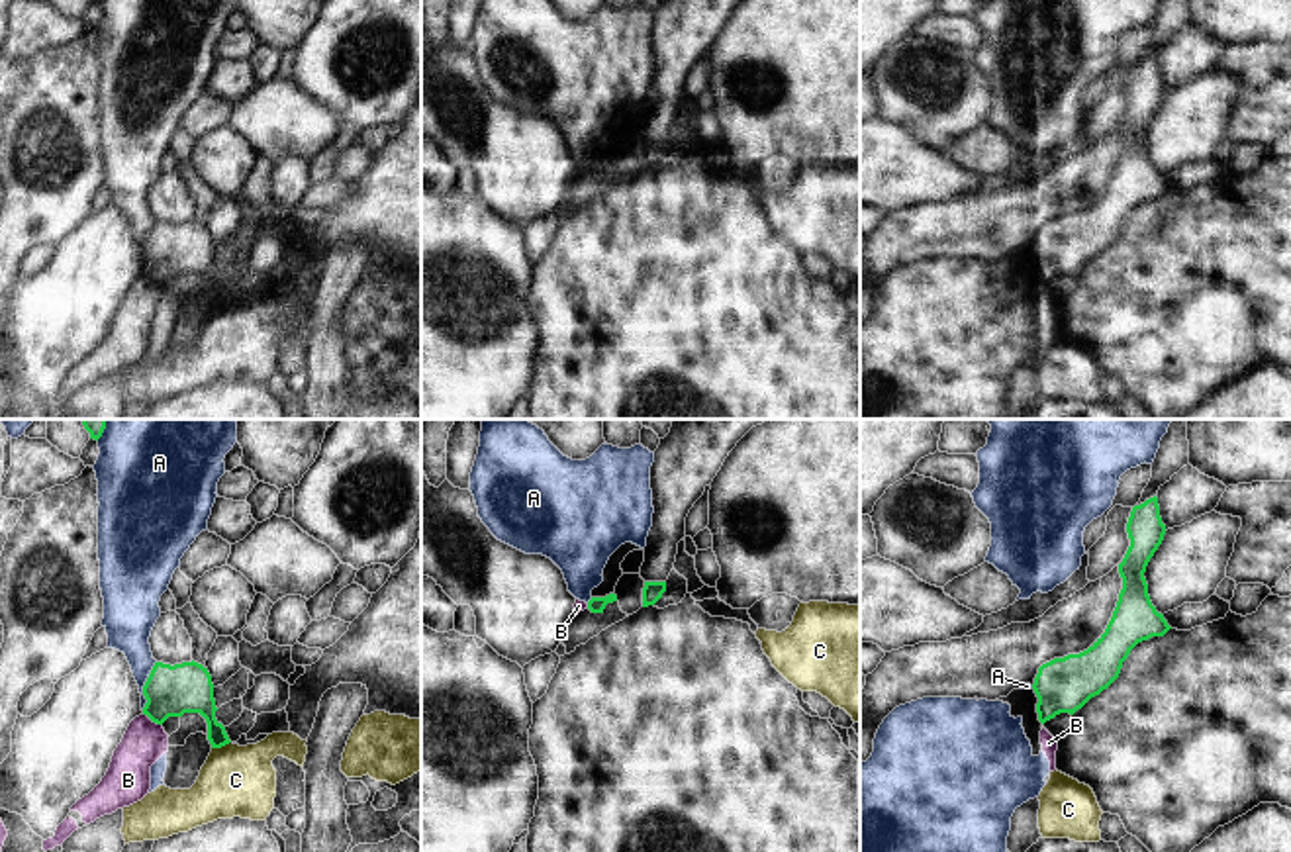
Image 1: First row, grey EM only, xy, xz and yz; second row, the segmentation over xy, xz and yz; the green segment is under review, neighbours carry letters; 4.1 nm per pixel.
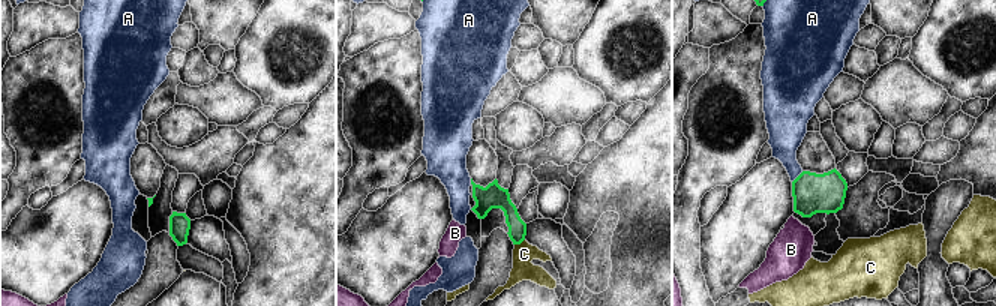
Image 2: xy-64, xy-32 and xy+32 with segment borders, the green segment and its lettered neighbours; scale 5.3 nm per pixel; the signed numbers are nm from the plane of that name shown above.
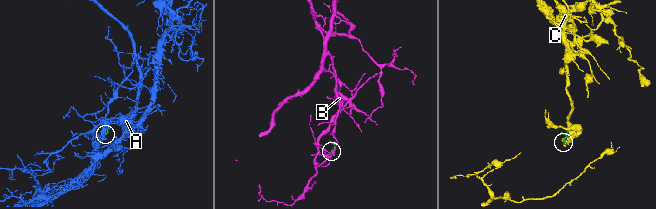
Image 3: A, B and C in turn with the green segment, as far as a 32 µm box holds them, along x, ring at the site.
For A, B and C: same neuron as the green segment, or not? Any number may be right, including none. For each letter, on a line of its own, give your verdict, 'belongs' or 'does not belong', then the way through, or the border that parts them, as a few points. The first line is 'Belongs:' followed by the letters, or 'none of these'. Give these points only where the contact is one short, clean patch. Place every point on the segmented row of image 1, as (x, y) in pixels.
Belongs: none of these
A: does not belong
B: does not belong; border along xy (142, 713), (161, 725)
C: does not belong; border along xy (230, 741), (212, 749)

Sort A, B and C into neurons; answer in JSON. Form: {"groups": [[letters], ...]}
{"groups": [["A"], ["B"], ["C"]]}

